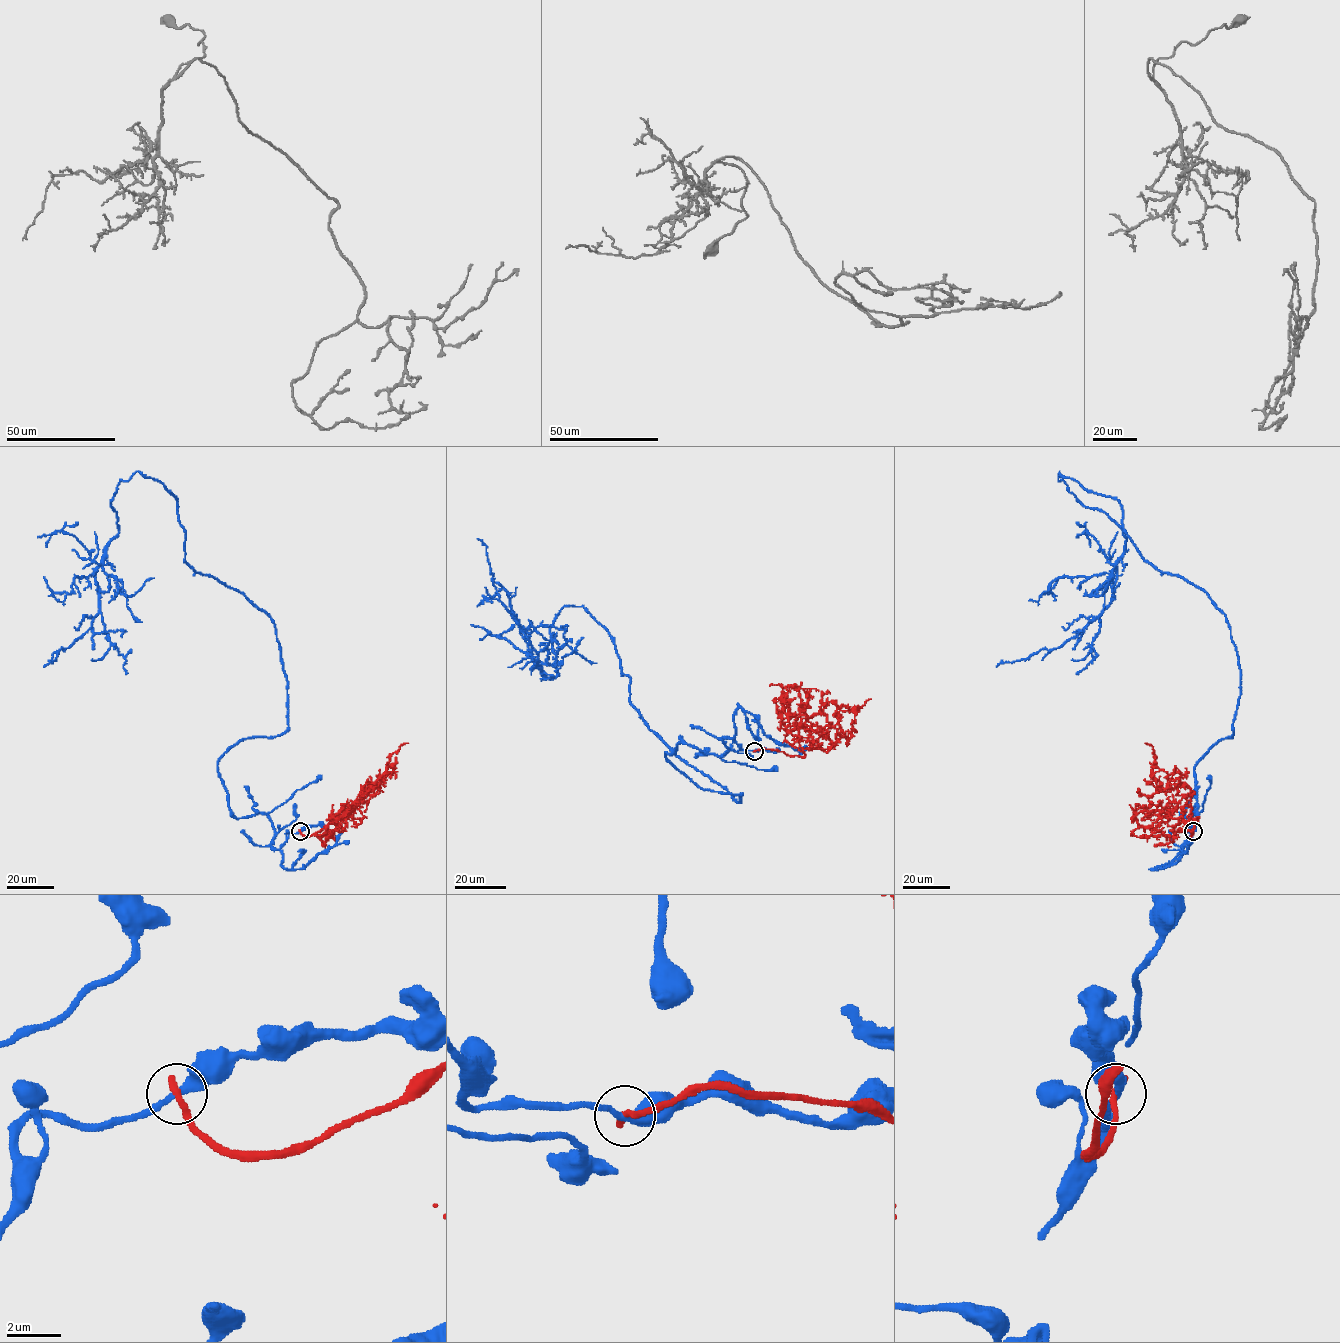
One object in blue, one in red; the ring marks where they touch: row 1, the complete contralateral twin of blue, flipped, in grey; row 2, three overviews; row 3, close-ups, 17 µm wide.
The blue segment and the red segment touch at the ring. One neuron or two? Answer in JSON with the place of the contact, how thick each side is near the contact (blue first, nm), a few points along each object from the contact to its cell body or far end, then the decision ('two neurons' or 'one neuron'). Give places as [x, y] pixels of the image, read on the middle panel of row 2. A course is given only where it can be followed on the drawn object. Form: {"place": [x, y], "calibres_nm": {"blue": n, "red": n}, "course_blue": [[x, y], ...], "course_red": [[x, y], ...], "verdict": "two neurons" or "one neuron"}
{"place": [754, 751], "calibres_nm": {"blue": 280, "red": 320}, "course_blue": [[754, 751], [675, 766], [740, 802], [582, 607], [532, 668], [476, 538]], "course_red": [[754, 751], [778, 750], [803, 757], [805, 749], [827, 751], [836, 741], [837, 710], [862, 707], [871, 698]], "verdict": "two neurons"}

